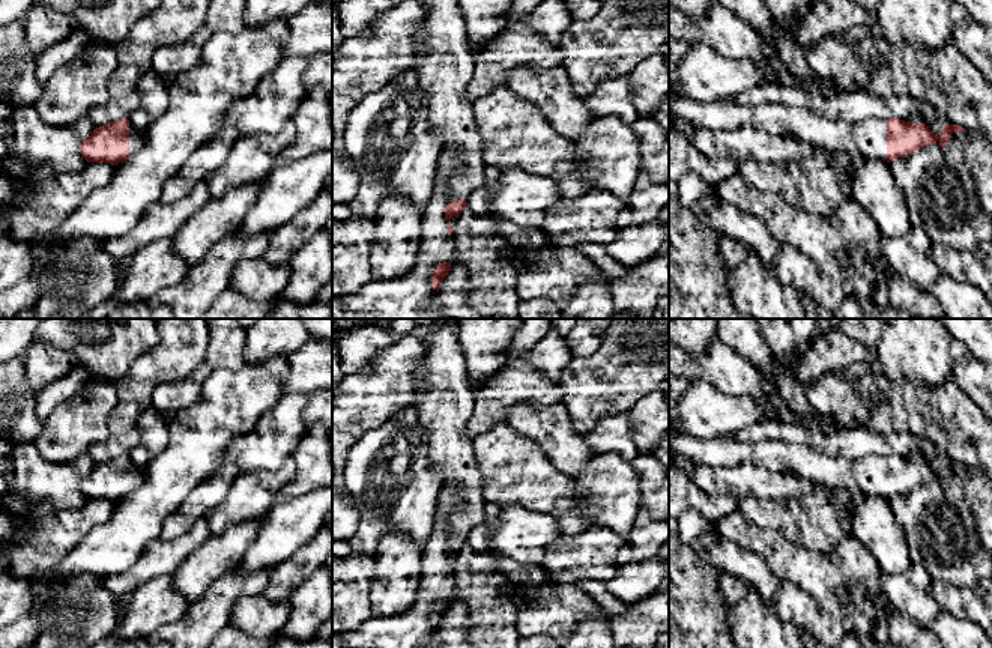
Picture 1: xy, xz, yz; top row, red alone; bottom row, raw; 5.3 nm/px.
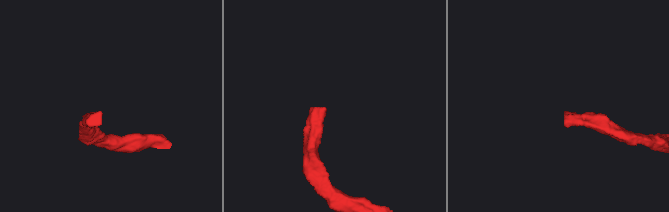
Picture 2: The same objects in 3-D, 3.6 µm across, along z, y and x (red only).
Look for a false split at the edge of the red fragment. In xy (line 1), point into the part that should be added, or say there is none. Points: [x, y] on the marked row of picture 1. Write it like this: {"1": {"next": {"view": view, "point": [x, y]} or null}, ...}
{"1": {"next": {"view": "xy", "point": [137, 142]}}}

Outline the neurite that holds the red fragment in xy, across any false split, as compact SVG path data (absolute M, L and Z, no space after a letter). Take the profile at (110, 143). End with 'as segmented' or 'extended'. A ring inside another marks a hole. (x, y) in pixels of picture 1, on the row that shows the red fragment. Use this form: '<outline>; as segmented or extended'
M128 119L108 122L95 128L92 135L80 146L87 162L107 162L117 165L144 147L146 138Z; extended

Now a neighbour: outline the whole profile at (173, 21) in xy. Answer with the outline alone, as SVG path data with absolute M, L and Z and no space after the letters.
M159 0L147 17L114 45L117 66L108 80L111 99L135 92L143 75L152 71L152 56L162 45L188 41L203 29L209 0Z

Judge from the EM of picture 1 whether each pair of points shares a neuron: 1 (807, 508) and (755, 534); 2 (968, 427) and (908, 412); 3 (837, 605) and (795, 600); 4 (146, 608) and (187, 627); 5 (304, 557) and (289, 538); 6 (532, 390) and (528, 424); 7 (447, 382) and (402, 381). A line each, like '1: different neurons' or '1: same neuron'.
1: different neurons
2: same neuron
3: different neurons
4: different neurons
5: different neurons
6: different neurons
7: different neurons

